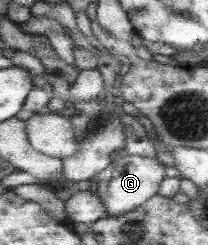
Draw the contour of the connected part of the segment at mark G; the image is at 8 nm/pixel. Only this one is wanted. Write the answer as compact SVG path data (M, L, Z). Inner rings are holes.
M125 150L111 161L111 164L96 174L92 180L97 182L96 194L105 205L106 216L123 216L137 210L144 202L158 193L160 182L167 177L158 159L127 155Z

